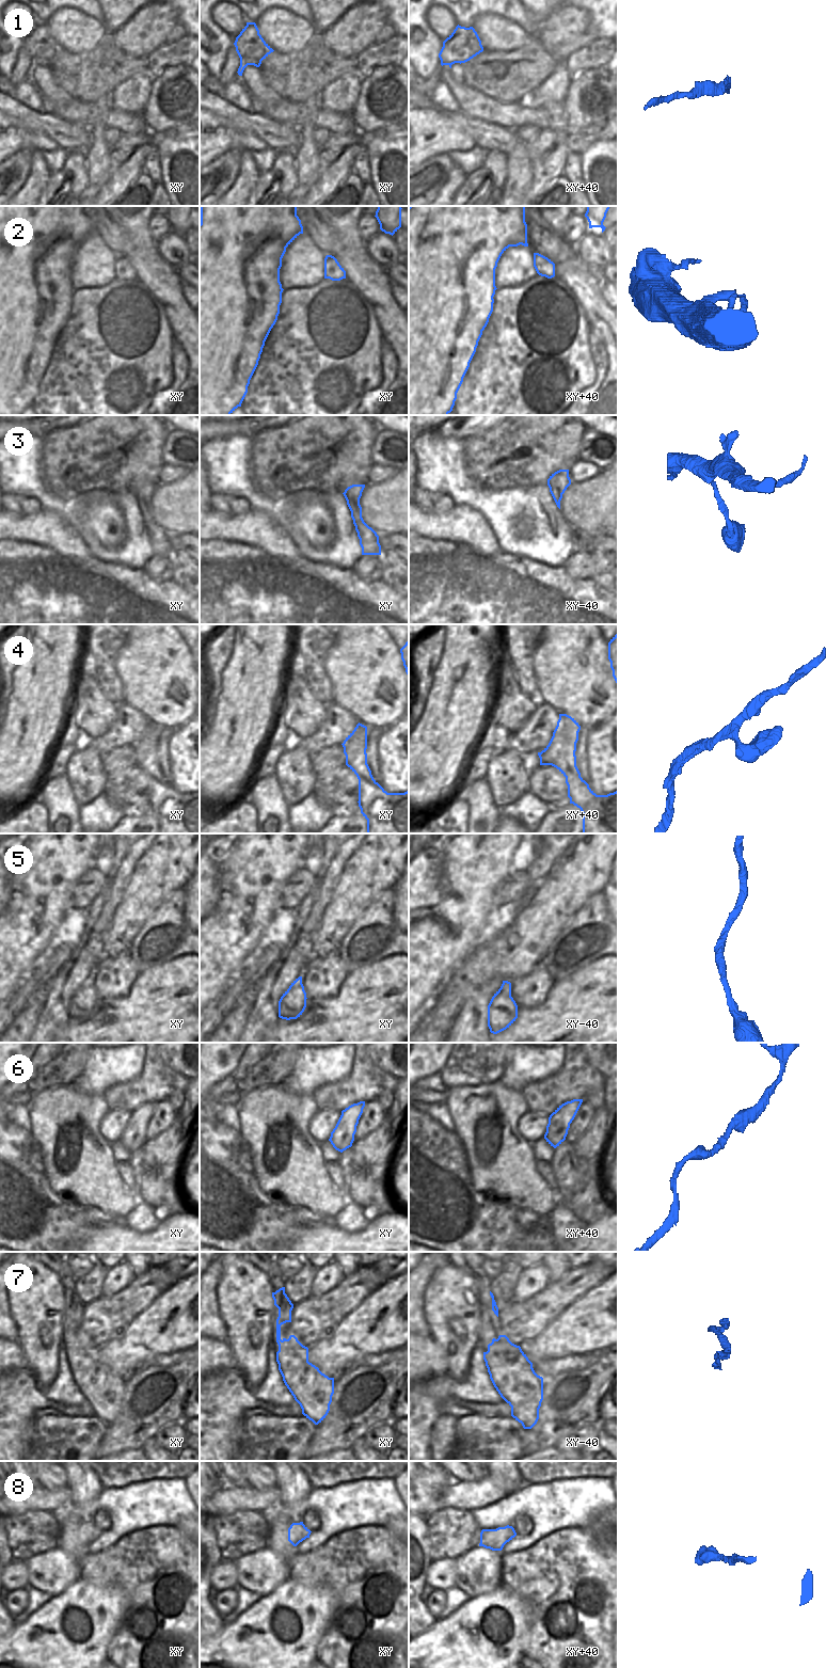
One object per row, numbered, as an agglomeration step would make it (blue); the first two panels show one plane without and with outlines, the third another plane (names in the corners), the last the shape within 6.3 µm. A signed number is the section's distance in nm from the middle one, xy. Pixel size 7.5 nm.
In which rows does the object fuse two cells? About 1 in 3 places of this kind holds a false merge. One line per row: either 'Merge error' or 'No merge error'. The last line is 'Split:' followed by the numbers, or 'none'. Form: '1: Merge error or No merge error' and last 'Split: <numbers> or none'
1: Merge error
2: No merge error
3: No merge error
4: No merge error
5: No merge error
6: No merge error
7: No merge error
8: No merge error
Split: 1

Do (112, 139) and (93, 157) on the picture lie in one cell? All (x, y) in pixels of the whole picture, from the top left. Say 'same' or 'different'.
different

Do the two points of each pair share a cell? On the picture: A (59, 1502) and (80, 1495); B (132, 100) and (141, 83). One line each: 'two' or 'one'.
A: two
B: one

